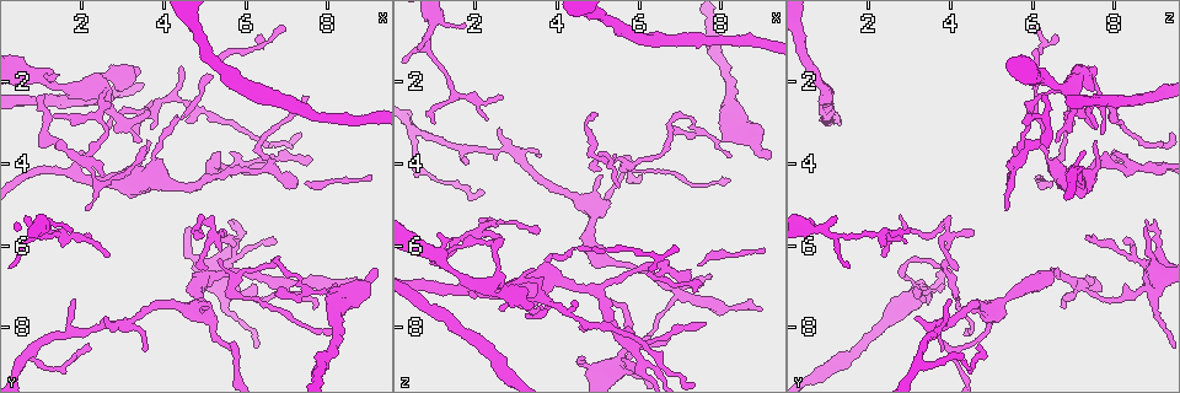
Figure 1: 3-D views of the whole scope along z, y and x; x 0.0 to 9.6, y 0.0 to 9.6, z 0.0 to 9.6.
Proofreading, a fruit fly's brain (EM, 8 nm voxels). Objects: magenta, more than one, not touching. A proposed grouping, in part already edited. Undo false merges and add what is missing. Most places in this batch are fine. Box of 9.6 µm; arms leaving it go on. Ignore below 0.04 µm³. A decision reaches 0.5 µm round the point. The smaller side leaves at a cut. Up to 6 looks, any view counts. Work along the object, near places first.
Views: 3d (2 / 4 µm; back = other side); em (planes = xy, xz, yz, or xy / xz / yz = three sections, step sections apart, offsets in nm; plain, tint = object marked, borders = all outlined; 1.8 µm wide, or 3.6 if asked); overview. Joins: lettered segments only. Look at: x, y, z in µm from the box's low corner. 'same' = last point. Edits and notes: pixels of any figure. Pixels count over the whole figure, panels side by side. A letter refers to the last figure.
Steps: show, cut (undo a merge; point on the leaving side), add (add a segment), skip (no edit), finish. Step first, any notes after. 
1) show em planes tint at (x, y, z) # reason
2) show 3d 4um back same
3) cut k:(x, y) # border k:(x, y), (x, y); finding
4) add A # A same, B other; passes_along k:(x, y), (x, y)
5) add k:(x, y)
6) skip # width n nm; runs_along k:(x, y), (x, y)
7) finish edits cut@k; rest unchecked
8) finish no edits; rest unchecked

show 3d 4um at (6.95, 7.00, 7.30) # three-way junction

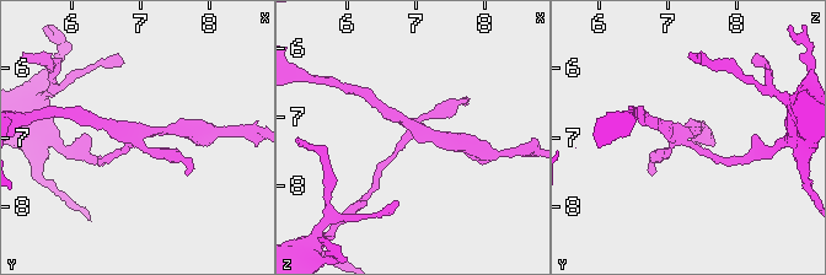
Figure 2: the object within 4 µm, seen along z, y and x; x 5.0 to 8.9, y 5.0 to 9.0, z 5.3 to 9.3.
show em yz step 4 tint at (6.95, 7.00, 7.20)

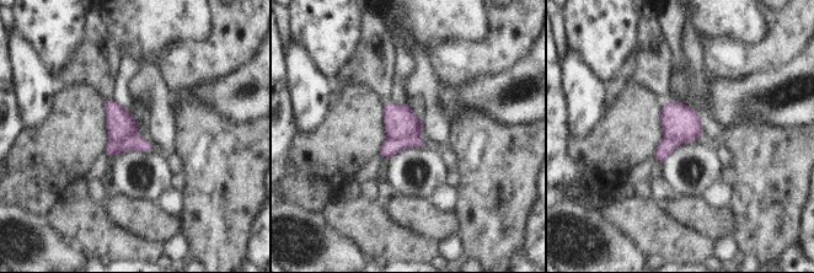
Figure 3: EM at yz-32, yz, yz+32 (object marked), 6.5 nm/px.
show em xy step 4 borders same # another direction

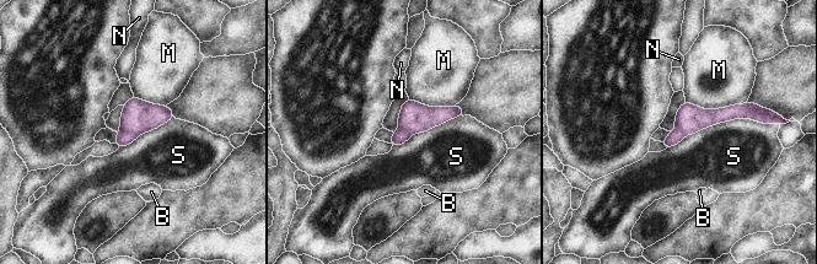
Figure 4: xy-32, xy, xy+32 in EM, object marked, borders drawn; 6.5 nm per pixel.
cut 4:(123, 138) # longest_contact S 650 nm; B other, M other, N other, S other; border 4:(121, 129), (138, 134); two neurons meet here

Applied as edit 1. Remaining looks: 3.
show em planes borders at (2.60, 7.80, 3.10) # branch stops here

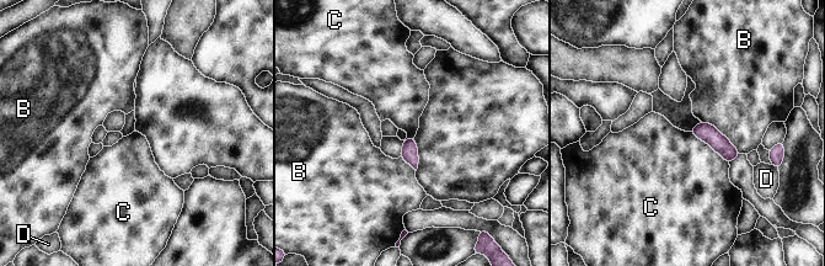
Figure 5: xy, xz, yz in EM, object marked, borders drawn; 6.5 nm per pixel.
skip # longest_contact B 340 nm; B other, C other, D other; border 5:(690, 132), (705, 141), (728, 164); no lettered segment goes on from it

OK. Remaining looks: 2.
show 3d 2um back at (5.20, 6.70, 6.35) # calibre changes

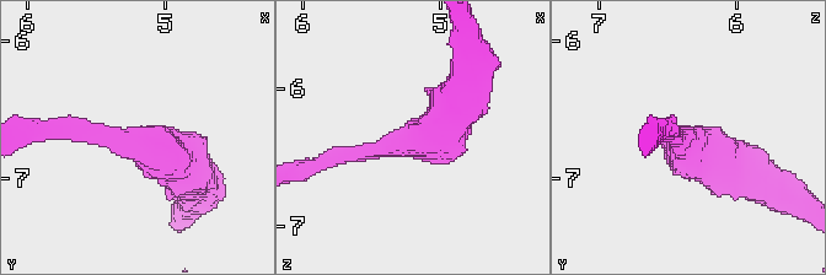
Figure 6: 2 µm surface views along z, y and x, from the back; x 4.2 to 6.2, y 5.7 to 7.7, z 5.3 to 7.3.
show em planes borders at (5.22, 6.72, 6.36) # now the EM

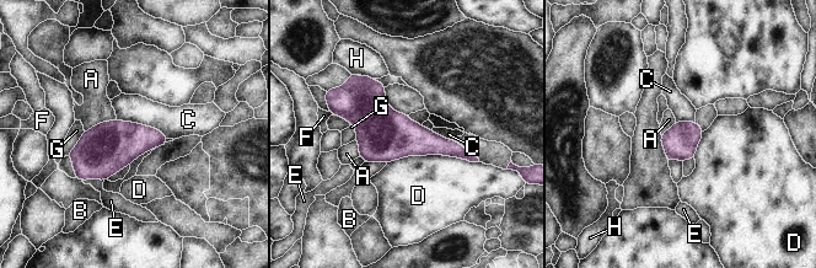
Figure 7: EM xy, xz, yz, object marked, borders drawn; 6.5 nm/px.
skip # width 220 nm; A other, B other, C other, D other, E other, F other, G other, H other; runs_along 7:(338, 111), (473, 159); continuous, no second neuron

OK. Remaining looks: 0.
finish edits cut@4; rest unchecked

